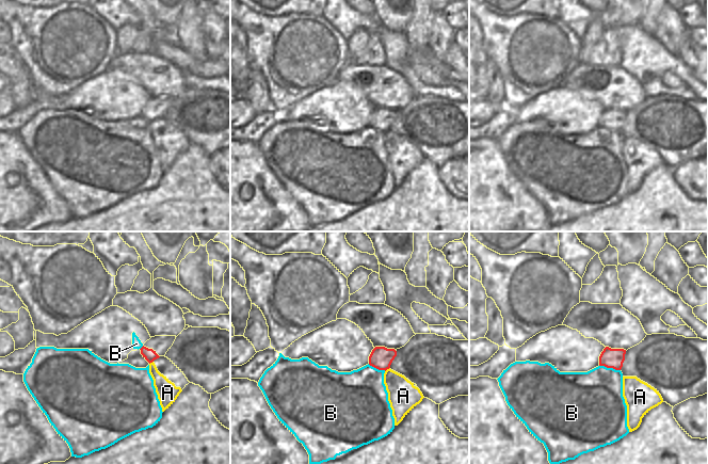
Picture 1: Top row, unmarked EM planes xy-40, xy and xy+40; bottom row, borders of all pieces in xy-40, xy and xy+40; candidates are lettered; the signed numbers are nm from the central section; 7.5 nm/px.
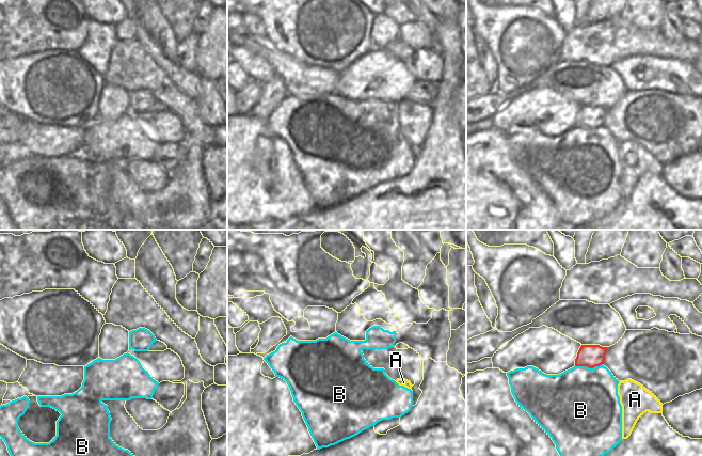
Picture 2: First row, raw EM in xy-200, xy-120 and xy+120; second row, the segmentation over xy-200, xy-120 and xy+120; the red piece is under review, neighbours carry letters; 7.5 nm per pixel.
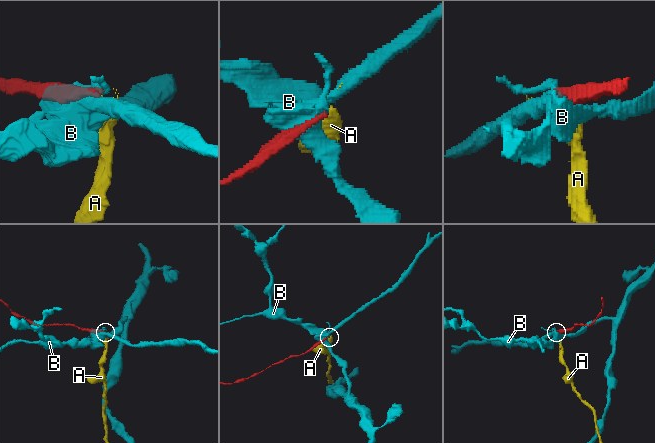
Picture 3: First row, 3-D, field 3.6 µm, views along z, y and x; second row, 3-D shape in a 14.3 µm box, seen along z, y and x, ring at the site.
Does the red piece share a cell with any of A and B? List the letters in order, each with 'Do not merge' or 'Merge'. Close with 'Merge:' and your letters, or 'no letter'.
A: Do not merge
B: Do not merge
Merge: no letter.

